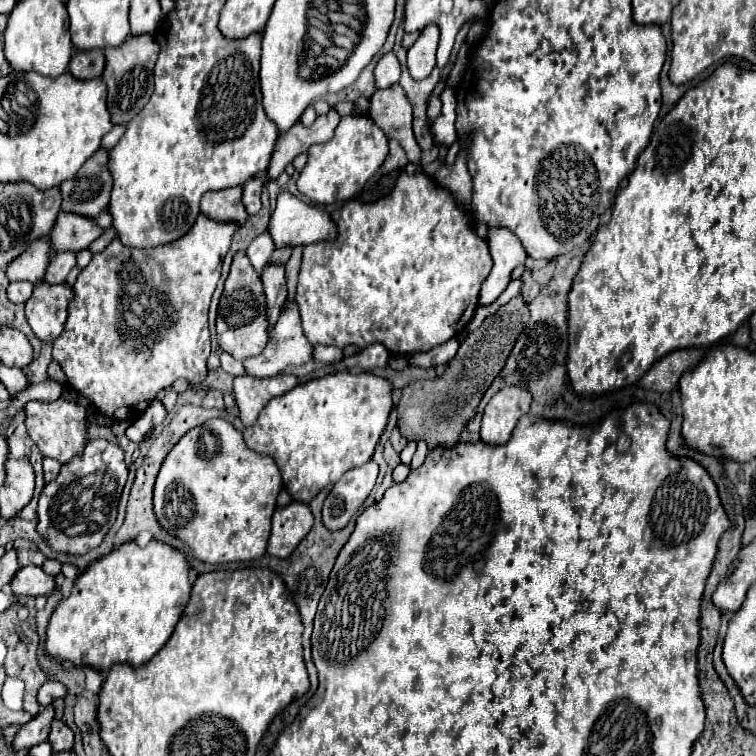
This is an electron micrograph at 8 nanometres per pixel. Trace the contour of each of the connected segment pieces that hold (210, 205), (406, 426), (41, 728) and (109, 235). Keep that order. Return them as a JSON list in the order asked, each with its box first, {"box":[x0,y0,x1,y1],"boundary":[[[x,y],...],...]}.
[{"box":[201,186,249,224],"boundary":[[[241,186],[203,194],[201,212],[217,222],[245,224],[249,218],[245,206],[241,206]]]},{"box":[397,296,529,450],"boundary":[[[515,296],[493,316],[487,316],[483,324],[475,332],[471,332],[465,342],[459,344],[455,358],[447,364],[441,378],[437,376],[433,380],[417,380],[403,386],[401,398],[397,402],[397,428],[401,436],[413,442],[425,440],[429,450],[435,450],[439,446],[453,448],[455,444],[459,444],[459,434],[463,432],[467,422],[475,418],[483,394],[503,370],[515,340],[525,328],[525,322],[529,322],[527,304],[521,296]]]},{"box":[11,706,53,750],"boundary":[[[47,706],[43,708],[35,718],[31,718],[25,726],[19,728],[19,732],[15,734],[13,742],[11,742],[11,748],[13,750],[29,750],[31,746],[35,746],[37,742],[45,742],[47,736],[49,736],[49,726],[53,722],[53,706]]]},{"box":[89,228,115,254],"boundary":[[[109,228],[107,232],[103,232],[95,242],[93,242],[93,246],[89,246],[89,250],[93,252],[93,254],[97,254],[97,252],[103,252],[105,250],[105,246],[113,240],[113,236],[115,236],[115,230],[113,228]]]}]

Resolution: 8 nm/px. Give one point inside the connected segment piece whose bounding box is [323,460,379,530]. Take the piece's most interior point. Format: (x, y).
(351, 491)

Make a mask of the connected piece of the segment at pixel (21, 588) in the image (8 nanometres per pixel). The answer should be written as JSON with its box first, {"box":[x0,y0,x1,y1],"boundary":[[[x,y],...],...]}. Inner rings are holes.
{"box":[11,564,55,596],"boundary":[[[29,564],[29,566],[21,566],[13,580],[11,580],[11,590],[15,594],[23,594],[23,596],[41,596],[41,594],[49,594],[55,586],[53,576],[45,574],[41,566]]]}

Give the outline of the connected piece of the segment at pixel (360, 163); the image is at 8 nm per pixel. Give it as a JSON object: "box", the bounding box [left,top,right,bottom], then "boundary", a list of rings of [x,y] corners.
{"box":[297,116,387,204],"boundary":[[[343,116],[331,140],[309,148],[307,166],[297,178],[297,188],[313,204],[333,204],[353,198],[387,158],[387,136],[369,116]]]}

